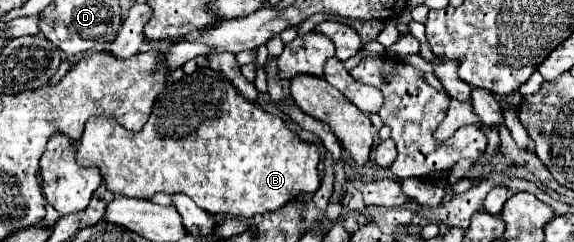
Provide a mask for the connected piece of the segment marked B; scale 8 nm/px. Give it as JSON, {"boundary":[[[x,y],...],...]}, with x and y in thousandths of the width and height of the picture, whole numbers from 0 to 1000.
{"boundary":[[[368,285],[340,293],[336,310],[322,310],[315,335],[291,351],[274,401],[260,500],[239,550],[211,533],[197,492],[159,483],[134,607],[134,682],[169,690],[183,773],[200,806],[263,822],[270,798],[319,798],[368,888],[427,905],[476,880],[521,806],[549,798],[556,781],[552,674],[552,599],[528,591],[483,475],[437,434],[392,318]]]}

